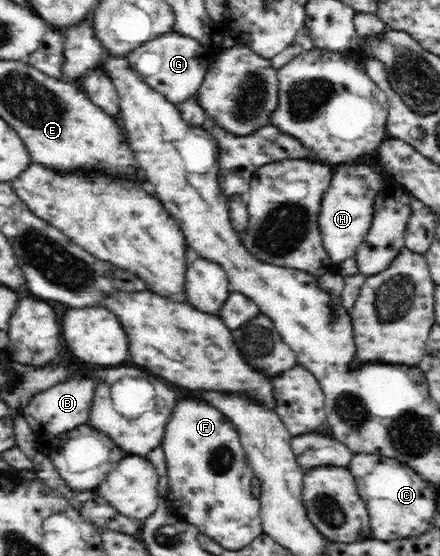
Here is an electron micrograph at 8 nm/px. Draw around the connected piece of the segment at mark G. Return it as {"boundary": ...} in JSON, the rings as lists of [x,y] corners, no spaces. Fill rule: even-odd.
{"boundary":[[[166,33],[162,37],[144,42],[140,47],[125,55],[127,66],[139,81],[161,93],[170,103],[179,104],[181,101],[196,95],[204,75],[206,75],[207,50],[200,44],[179,33]]]}

